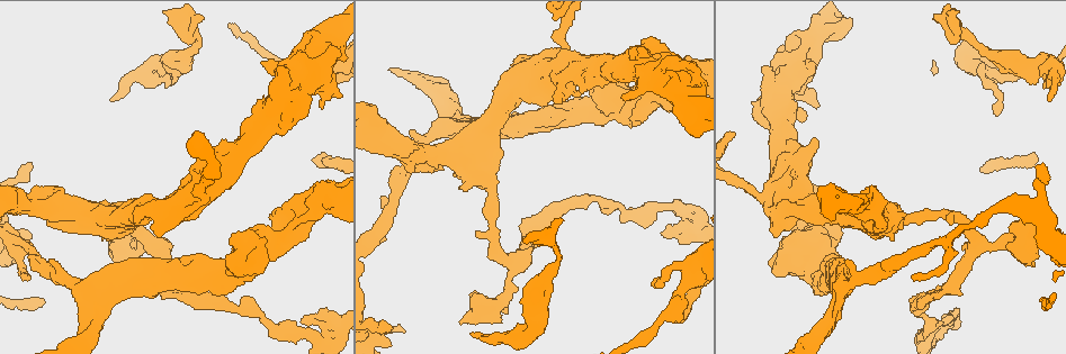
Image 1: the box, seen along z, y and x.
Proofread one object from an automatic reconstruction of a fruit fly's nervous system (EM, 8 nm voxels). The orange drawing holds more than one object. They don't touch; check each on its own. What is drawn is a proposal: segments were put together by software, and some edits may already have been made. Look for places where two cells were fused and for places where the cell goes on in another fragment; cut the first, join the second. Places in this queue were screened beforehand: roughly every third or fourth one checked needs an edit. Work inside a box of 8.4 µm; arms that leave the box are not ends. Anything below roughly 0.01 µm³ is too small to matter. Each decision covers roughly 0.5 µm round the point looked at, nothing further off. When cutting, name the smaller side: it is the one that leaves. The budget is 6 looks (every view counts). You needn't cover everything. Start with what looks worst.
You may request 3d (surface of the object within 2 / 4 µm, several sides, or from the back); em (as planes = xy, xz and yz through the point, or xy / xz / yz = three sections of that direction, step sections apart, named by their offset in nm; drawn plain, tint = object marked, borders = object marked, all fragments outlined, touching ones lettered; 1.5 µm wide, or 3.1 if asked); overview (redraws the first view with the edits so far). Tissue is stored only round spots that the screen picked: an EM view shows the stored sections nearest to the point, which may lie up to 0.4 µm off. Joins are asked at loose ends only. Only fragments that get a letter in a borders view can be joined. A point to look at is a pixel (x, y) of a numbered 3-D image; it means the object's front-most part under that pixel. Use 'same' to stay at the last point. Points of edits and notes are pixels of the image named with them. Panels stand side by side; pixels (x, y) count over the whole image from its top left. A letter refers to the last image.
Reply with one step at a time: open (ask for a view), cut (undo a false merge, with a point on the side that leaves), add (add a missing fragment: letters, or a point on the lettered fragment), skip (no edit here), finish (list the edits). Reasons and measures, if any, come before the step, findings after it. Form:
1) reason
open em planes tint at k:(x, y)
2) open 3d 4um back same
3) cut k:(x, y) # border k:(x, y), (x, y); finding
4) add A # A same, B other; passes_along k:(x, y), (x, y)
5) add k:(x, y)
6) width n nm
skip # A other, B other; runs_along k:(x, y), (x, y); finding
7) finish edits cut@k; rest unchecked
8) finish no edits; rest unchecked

an open end
open 3d 2um at 1:(314, 159)

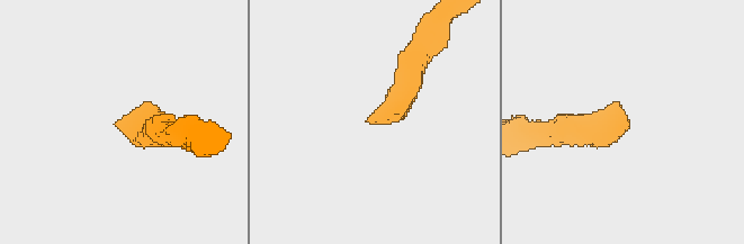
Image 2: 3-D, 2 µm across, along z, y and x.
shape alone is not enough
open em planes plain at 2:(627, 123)

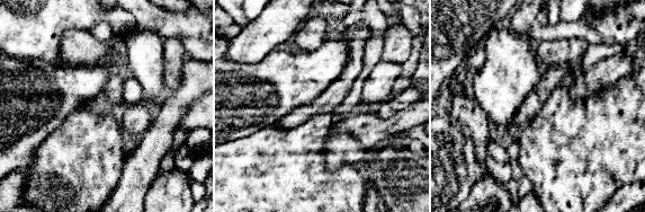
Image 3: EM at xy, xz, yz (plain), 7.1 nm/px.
open em planes borders same

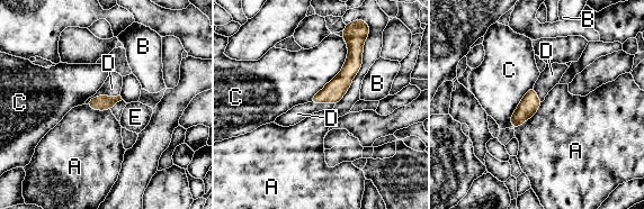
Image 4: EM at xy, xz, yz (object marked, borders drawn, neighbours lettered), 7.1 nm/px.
longest_contact C 550 nm
add D # A other, B other, C other, D same, E other; the cell continues

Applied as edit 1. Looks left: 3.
open overview

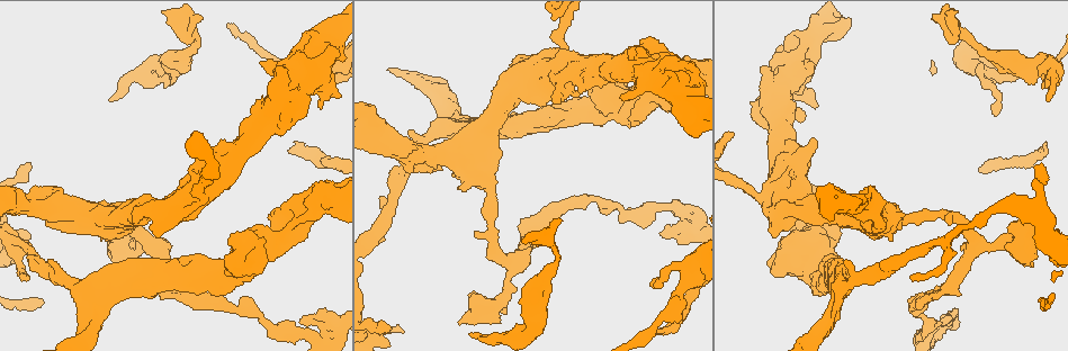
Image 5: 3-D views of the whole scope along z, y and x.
branch stops here
open em planes borders at 5:(470, 332)

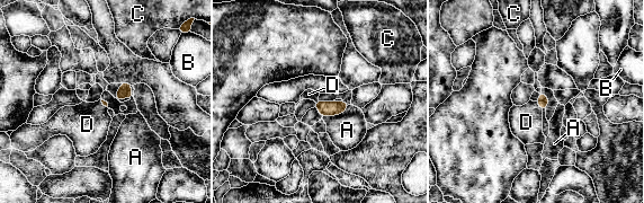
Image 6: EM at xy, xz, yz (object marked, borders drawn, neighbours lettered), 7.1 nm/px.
add D # A other, B other, C other, D same; passes_along 6:(543, 99), (538, 106), (526, 122); it goes on there

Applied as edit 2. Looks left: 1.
finish edits add@4, add@6; rest unchecked

